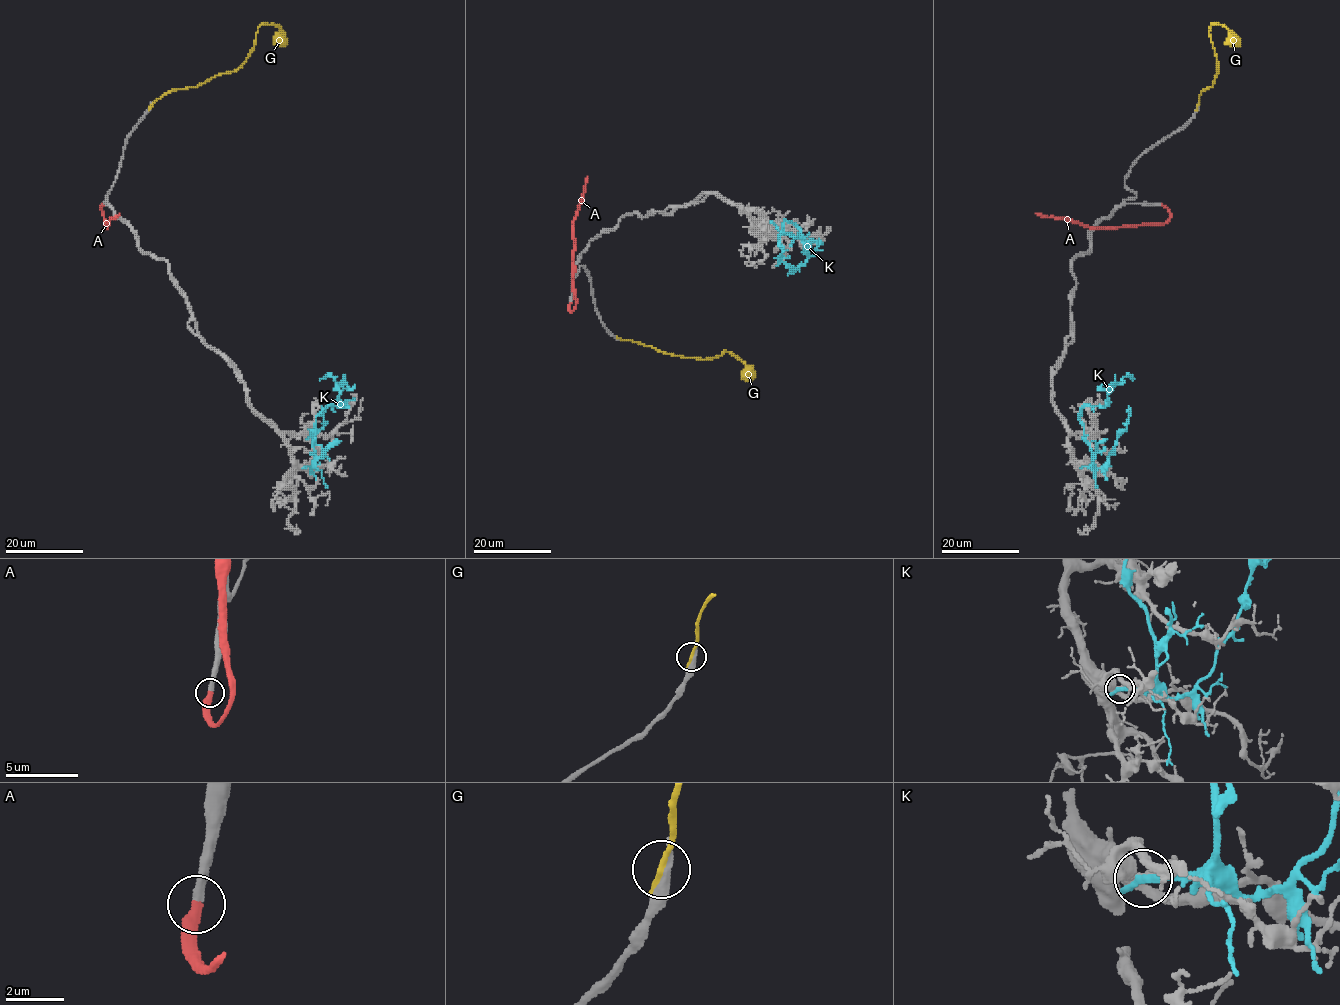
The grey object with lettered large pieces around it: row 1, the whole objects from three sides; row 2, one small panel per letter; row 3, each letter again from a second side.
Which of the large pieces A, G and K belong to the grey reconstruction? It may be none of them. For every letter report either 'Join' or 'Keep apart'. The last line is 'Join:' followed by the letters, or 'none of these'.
A: Join
G: Keep apart
K: Keep apart
Join: A

